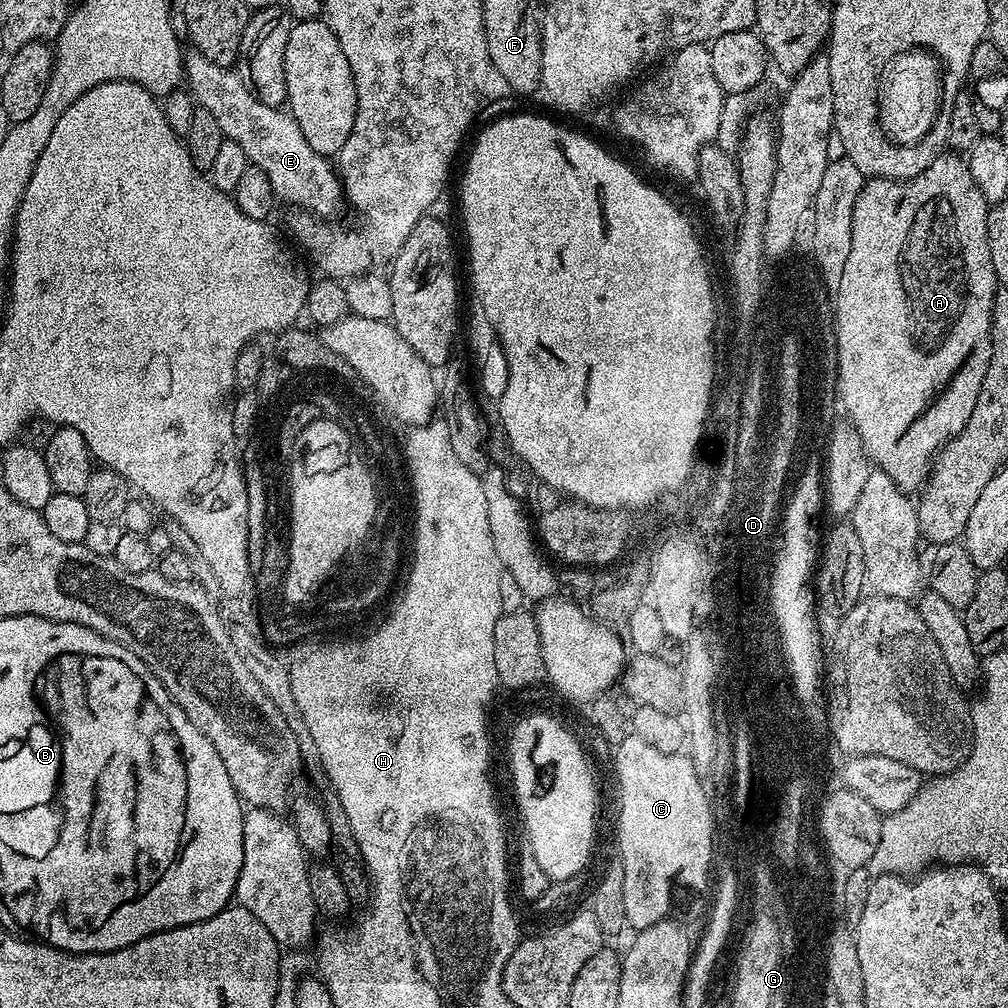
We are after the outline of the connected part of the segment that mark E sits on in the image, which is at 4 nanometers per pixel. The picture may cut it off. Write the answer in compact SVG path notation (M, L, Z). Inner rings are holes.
M195 50L189 51L184 58L186 88L193 101L210 110L222 134L242 146L249 165L270 178L273 195L320 218L334 215L342 205L343 185L333 161L311 148L291 112L283 107L266 106L256 97L245 77L232 71L236 70L210 62L210 58Z

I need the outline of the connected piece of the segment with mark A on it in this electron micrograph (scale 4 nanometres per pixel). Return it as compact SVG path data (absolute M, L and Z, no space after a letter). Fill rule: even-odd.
M952 150L941 152L934 158L934 162L930 162L926 170L922 170L922 174L909 180L869 179L854 203L850 254L847 255L842 280L834 294L838 400L841 405L844 403L843 415L855 426L869 461L879 471L885 472L899 488L905 490L923 489L937 452L964 429L966 422L970 422L970 414L974 414L974 406L978 402L978 394L986 378L986 370L992 357L990 337L992 307L996 293L996 275L994 262L990 258L988 237L989 207L988 199L984 197L982 190L978 190L978 186L974 186L974 178L970 178L967 159ZM931 404L932 420L920 420Z

